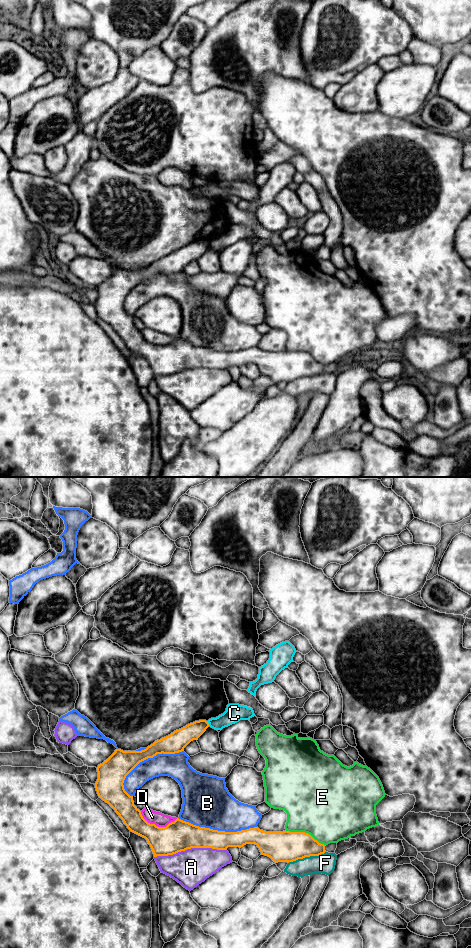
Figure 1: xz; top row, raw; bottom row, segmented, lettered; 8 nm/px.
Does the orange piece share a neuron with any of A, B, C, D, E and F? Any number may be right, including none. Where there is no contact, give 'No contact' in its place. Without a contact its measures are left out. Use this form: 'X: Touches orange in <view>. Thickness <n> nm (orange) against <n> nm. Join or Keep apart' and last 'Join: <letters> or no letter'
A: Touches orange in xz. Thickness 240 nm (orange) against 300 nm. Keep apart
B: Touches orange in xz. Thickness 200 nm (orange) against 190 nm. Keep apart
C: Touches orange in xz. Thickness 150 nm (orange) against 150 nm. Keep apart
D: Touches orange in xz. Thickness 240 nm (orange) against 110 nm. Keep apart
E: Touches orange in xz. Thickness 240 nm (orange) against 500 nm. Keep apart
F: Touches orange in xz. Thickness 240 nm (orange) against 160 nm. Keep apart
Join: no letter

